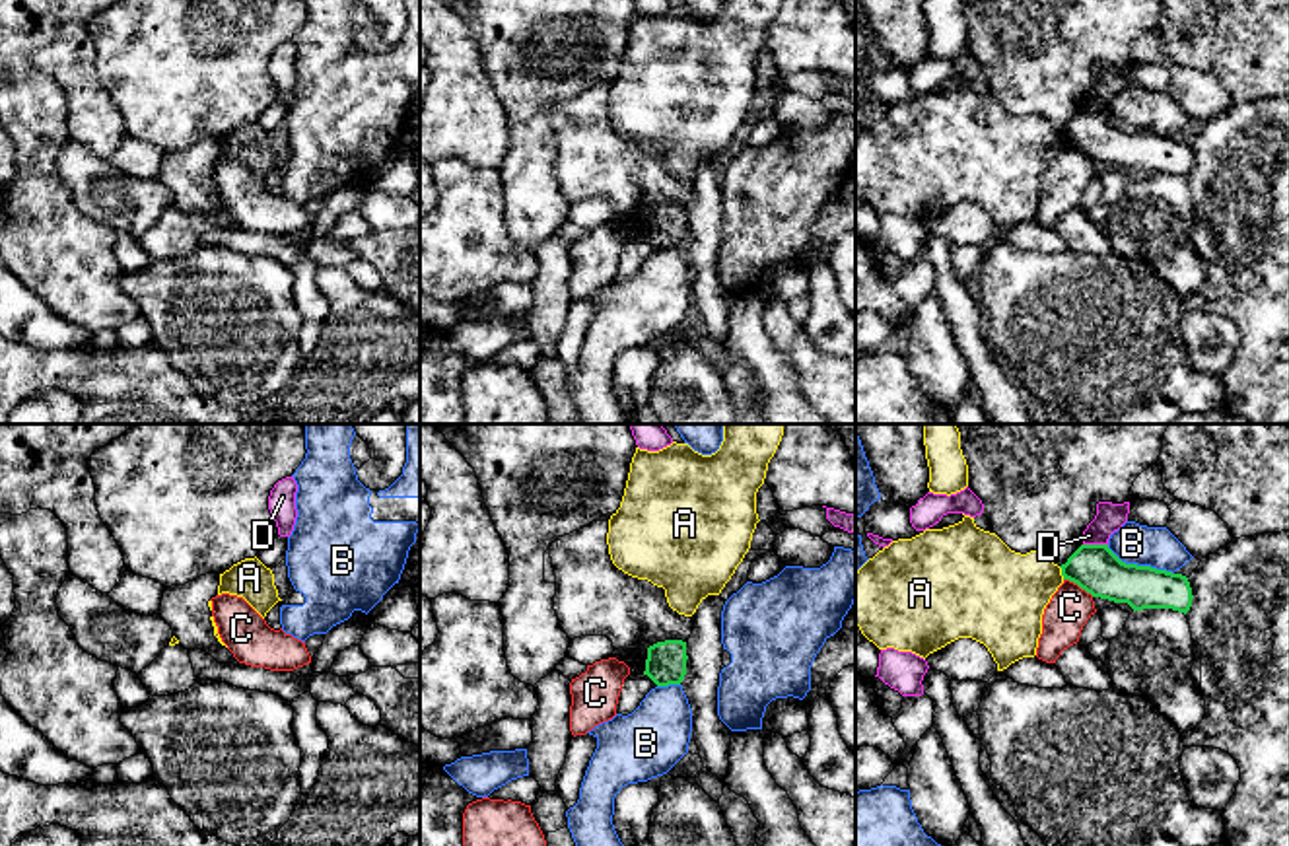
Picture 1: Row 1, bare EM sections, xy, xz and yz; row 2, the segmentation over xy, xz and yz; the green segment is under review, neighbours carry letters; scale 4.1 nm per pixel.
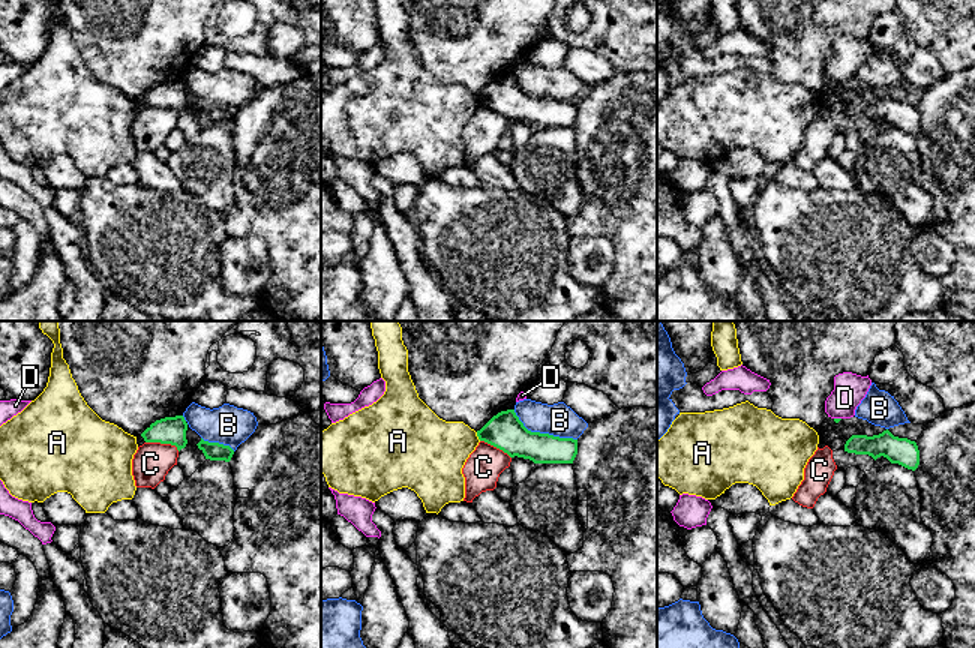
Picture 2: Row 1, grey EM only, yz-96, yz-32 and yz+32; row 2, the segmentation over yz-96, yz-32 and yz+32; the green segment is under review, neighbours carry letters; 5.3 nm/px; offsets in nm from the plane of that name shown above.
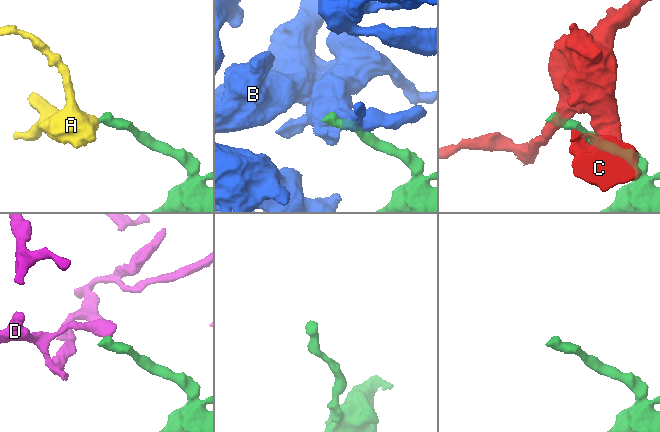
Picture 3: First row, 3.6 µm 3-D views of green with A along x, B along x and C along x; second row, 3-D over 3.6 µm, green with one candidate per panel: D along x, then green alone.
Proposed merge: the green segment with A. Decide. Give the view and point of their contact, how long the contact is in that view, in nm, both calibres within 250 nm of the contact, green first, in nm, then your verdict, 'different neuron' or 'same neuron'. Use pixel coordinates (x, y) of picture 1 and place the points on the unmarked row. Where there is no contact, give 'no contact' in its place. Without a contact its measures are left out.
meets green in yz at (1062, 137); contact 60 nm long; 200 nm thick on the green side, 340 nm on the other; different neuron

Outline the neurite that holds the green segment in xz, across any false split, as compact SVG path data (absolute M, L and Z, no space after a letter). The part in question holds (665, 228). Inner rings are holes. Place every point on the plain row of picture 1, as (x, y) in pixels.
M665 204L647 212L645 235L657 251L680 249L686 239L686 206Z

